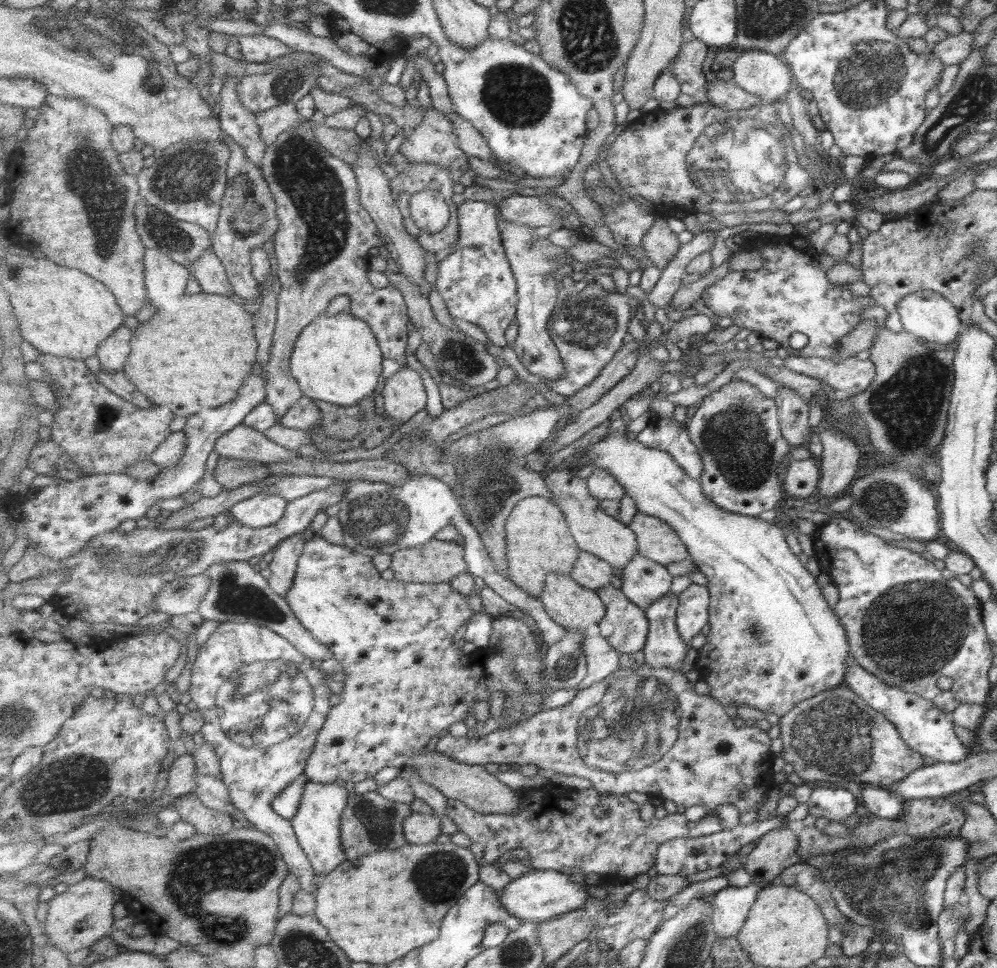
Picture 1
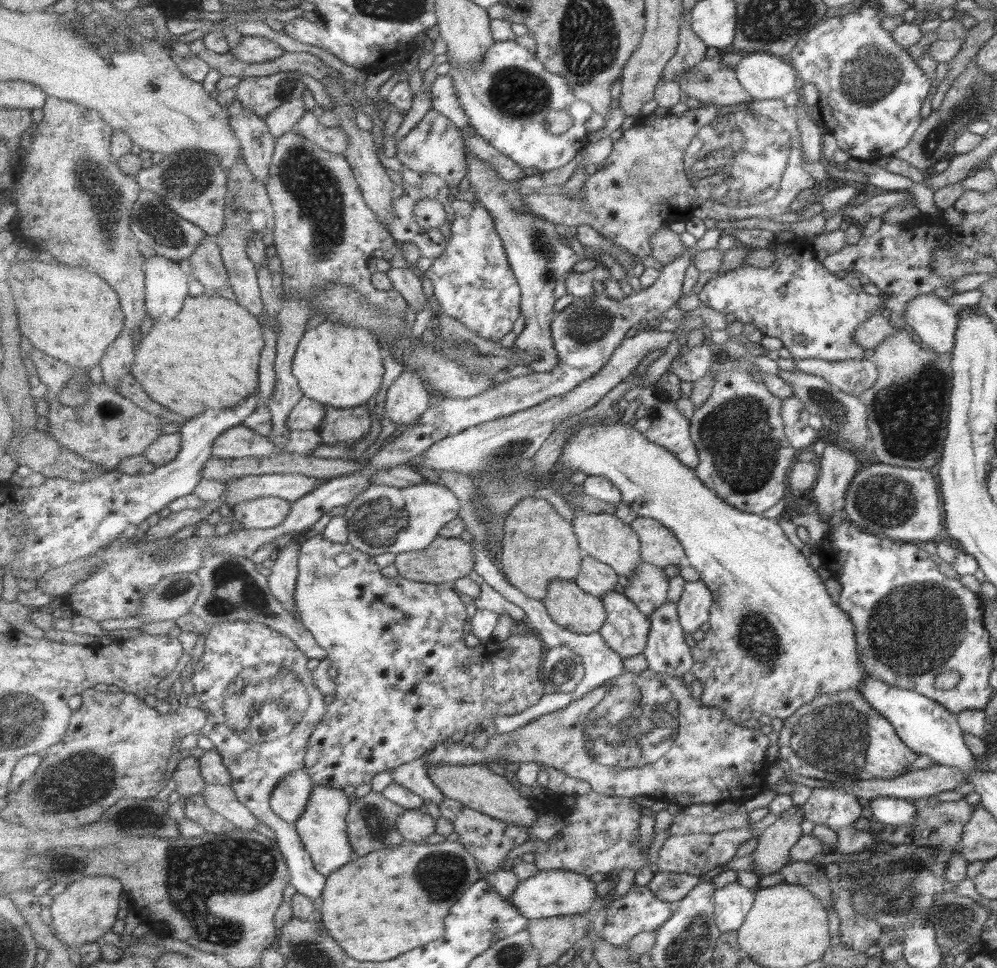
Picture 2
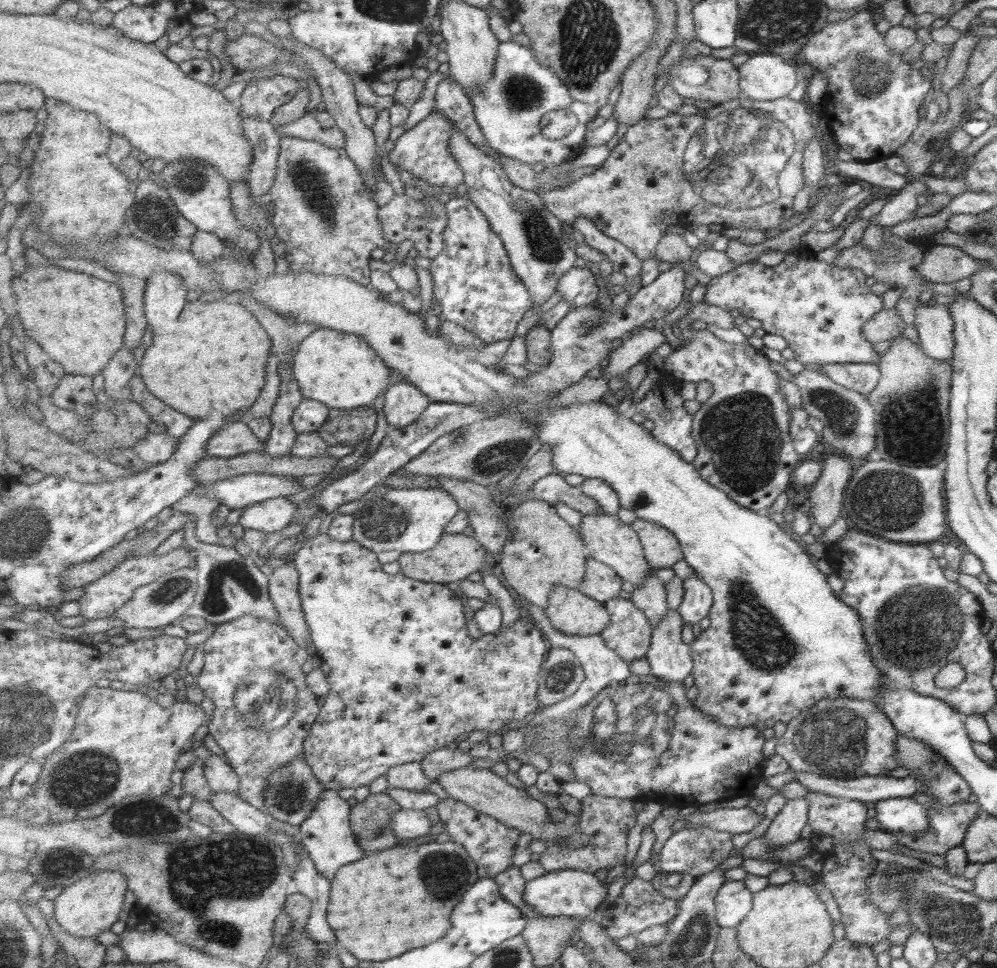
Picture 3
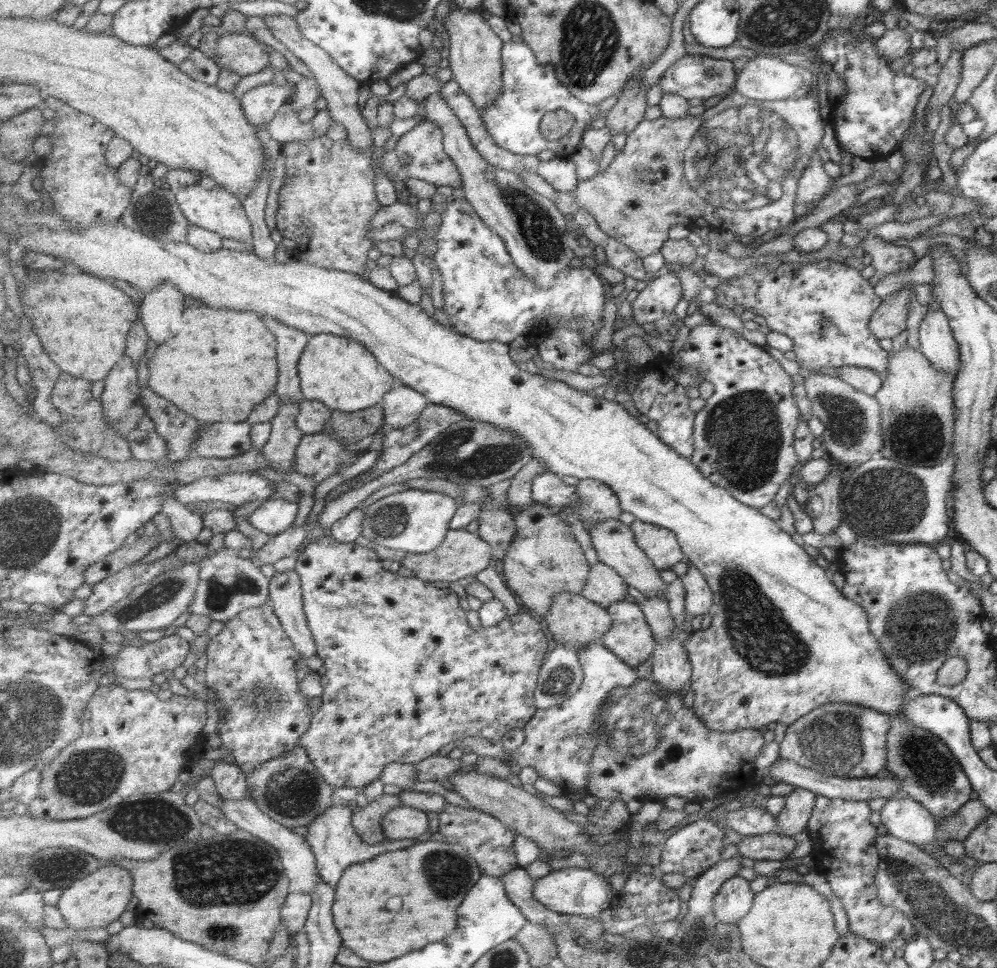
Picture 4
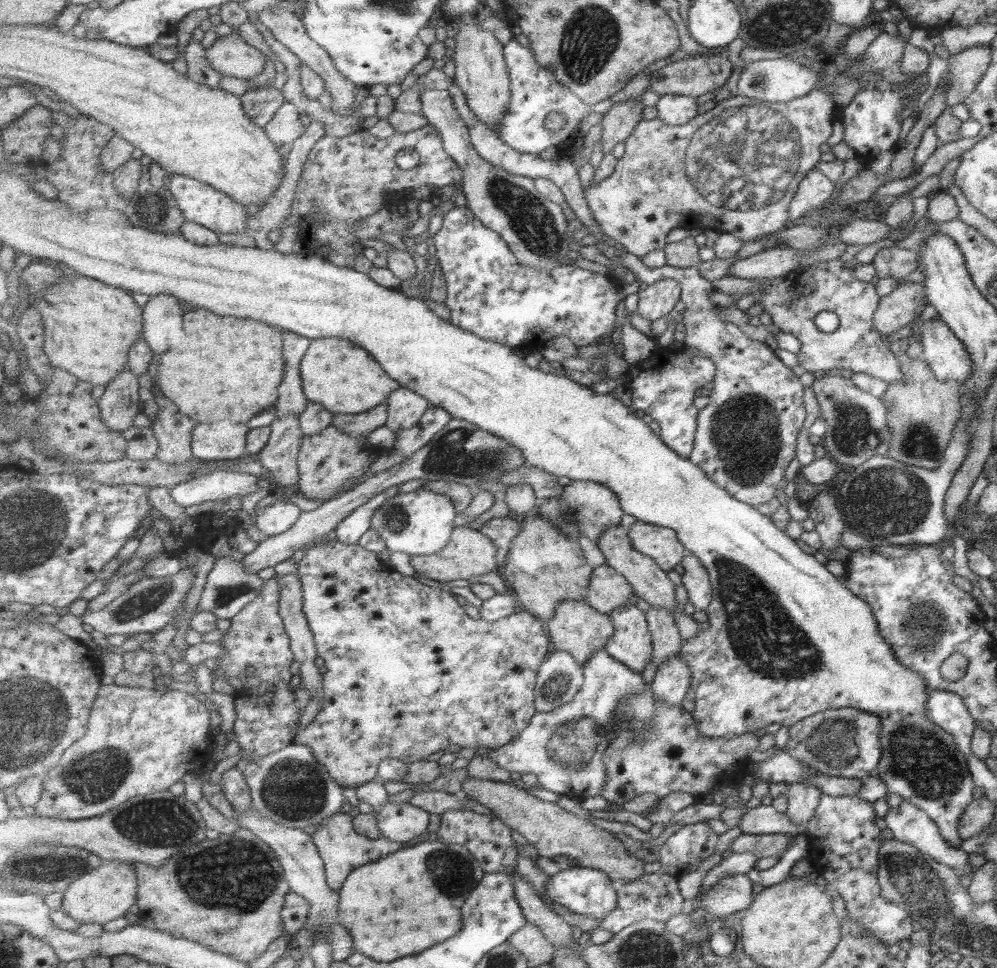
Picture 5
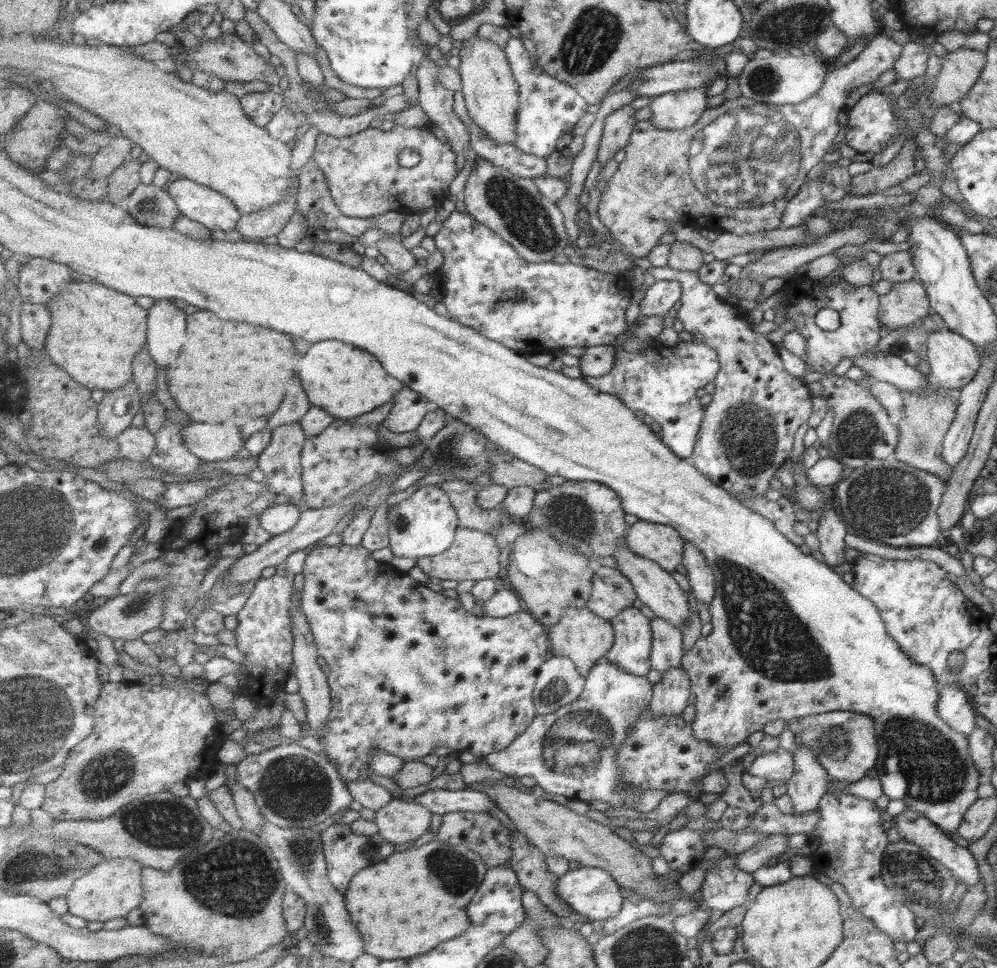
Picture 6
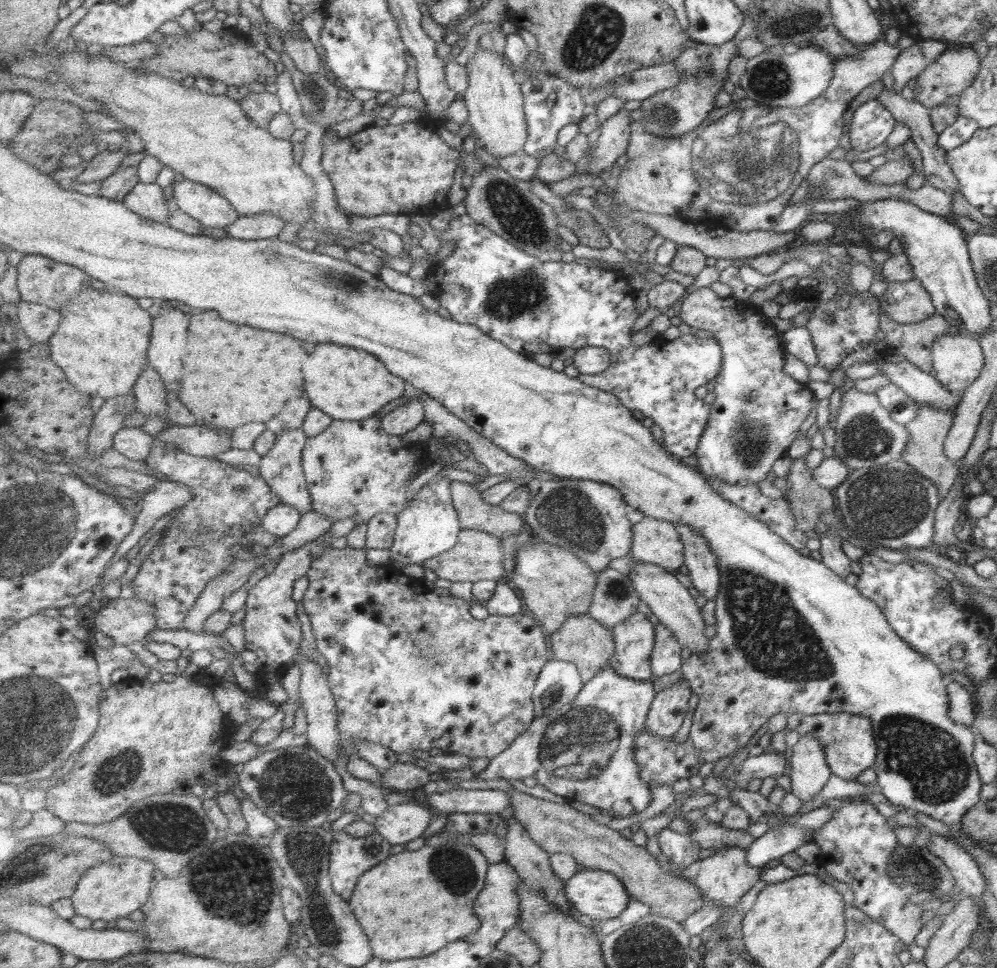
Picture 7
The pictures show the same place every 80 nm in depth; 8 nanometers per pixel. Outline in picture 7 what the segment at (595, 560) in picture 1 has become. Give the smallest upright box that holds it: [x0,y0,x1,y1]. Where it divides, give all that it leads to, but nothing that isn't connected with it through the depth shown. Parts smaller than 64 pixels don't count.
[589,567,639,631]

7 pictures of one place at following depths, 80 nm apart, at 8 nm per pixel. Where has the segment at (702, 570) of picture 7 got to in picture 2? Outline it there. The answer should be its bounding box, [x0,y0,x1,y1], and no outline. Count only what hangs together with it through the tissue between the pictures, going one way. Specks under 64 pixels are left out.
[678,579,713,634]

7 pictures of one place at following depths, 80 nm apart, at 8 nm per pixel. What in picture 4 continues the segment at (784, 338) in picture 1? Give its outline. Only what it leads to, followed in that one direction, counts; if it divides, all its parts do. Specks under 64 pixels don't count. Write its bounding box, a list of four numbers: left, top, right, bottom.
[714,259,891,378]

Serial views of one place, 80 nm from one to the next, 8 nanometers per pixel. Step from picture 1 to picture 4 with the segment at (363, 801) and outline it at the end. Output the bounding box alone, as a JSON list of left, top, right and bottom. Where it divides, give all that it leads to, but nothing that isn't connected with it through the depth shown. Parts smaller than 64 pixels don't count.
[352,794,403,845]

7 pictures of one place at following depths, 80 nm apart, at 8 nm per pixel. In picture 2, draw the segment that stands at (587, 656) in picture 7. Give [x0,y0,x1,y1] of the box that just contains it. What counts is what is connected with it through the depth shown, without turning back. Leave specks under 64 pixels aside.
[542,579,608,634]

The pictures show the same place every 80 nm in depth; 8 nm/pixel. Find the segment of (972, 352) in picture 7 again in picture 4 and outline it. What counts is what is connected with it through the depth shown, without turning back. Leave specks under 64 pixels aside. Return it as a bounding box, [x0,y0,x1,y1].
[918,309,959,376]

